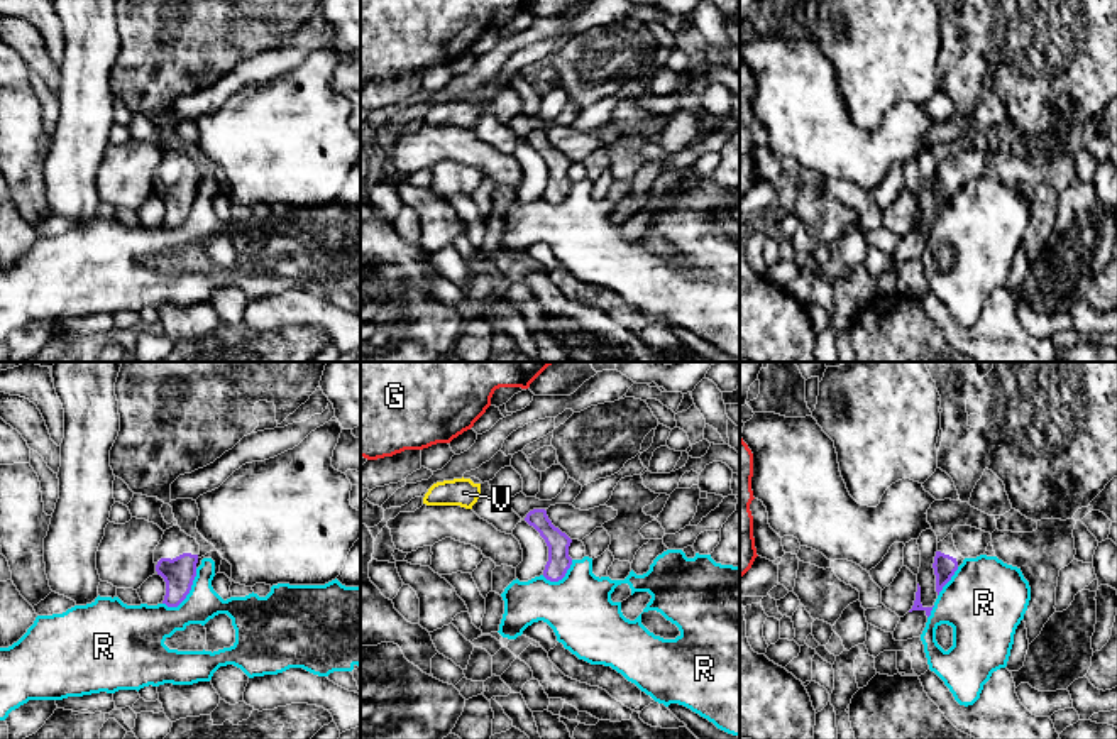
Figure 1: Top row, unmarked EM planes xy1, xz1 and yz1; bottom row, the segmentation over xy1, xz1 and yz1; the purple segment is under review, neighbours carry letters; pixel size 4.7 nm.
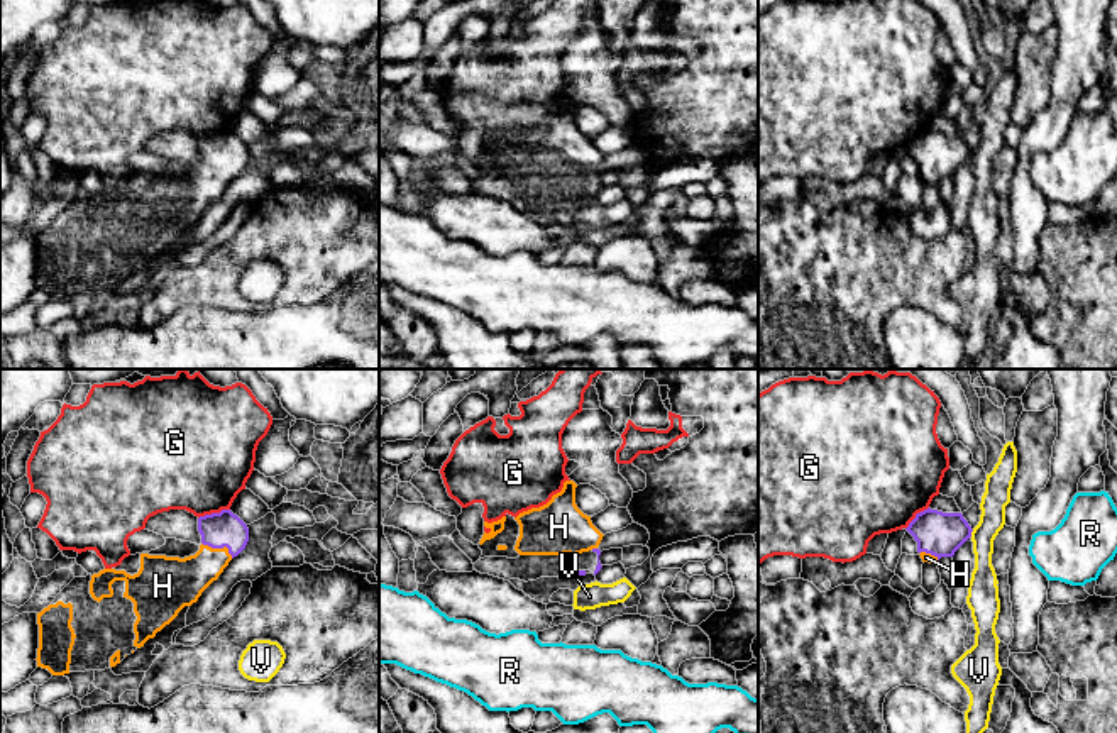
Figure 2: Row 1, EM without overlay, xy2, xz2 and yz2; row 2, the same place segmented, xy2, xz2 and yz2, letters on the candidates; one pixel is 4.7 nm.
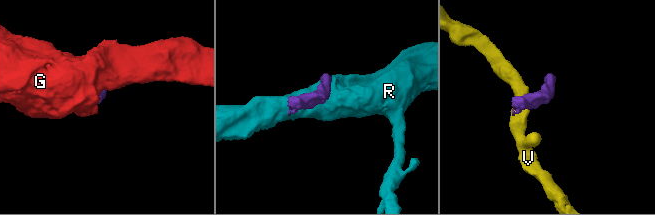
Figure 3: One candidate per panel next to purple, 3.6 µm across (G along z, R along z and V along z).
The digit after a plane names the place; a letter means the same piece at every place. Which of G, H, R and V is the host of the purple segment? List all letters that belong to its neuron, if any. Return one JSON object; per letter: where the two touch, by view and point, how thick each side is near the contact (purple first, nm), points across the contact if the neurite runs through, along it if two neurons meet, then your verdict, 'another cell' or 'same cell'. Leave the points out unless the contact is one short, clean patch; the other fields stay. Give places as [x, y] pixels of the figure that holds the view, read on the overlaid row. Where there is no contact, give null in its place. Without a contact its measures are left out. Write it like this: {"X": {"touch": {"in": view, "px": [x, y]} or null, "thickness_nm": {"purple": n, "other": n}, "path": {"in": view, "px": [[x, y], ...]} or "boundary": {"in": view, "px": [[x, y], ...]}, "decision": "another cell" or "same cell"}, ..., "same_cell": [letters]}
{"G": {"touch": {"in": "xy2", "px": [214, 513]}, "thickness_nm": {"purple": 170, "other": 460}, "boundary": {"in": "xy2", "px": [[229, 508], [219, 513], [205, 513], [198, 518]]}, "decision": "another cell"}, "H": {"touch": {"in": "xy2", "px": [219, 547]}, "thickness_nm": {"purple": 170, "other": 220}, "path": {"in": "xy2", "px": [[224, 529], [219, 547], [180, 583]]}, "decision": "same cell"}, "R": {"touch": {"in": "xy1", "px": [188, 592]}, "thickness_nm": {"purple": 150, "other": 200}, "boundary": {"in": "xy1", "px": [[197, 569], [190, 592], [176, 606], [163, 604]]}, "decision": "another cell"}, "V": {"touch": {"in": "yz2", "px": [970, 534]}, "thickness_nm": {"purple": 220, "other": 130}, "boundary": {"in": "yz2", "px": [[973, 530], [970, 535]]}, "decision": "another cell"}, "same_cell": ["H"]}

